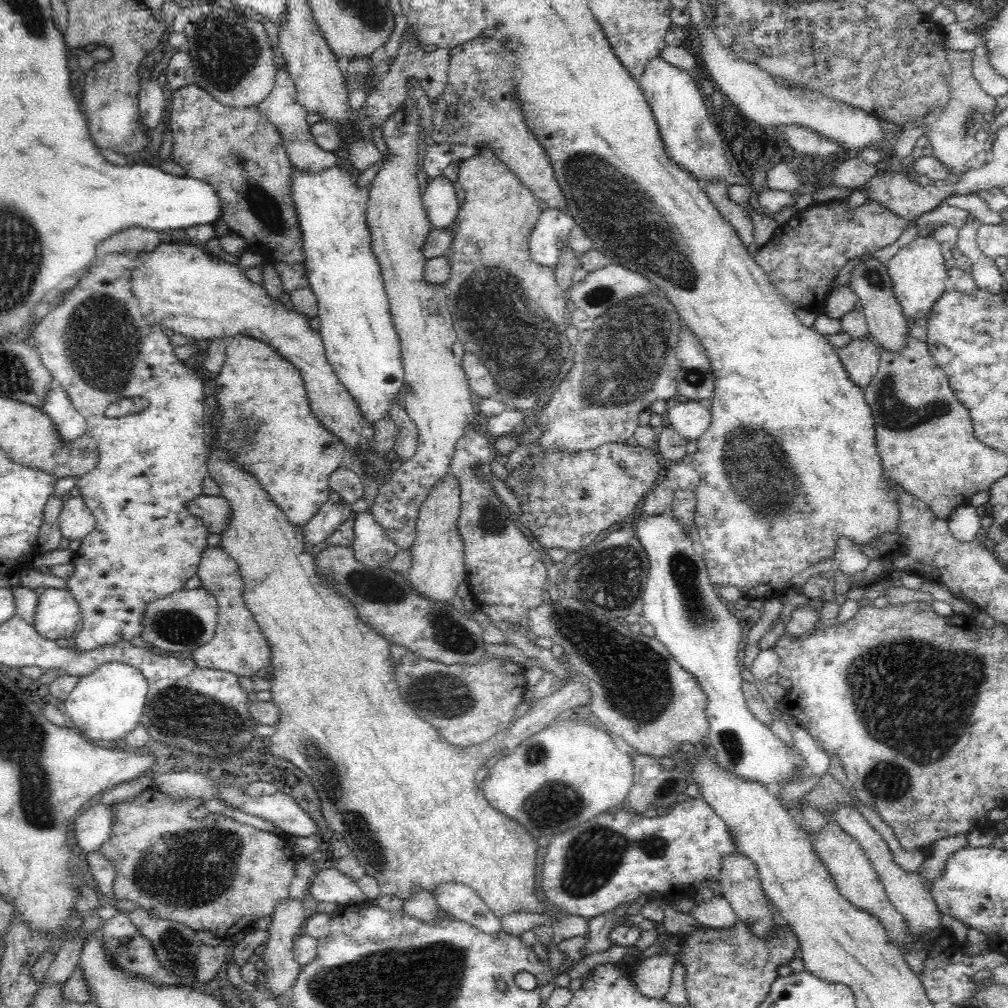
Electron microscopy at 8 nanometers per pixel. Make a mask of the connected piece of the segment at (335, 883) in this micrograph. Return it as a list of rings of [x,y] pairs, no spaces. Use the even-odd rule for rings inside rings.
[[[327,868],[311,879],[309,893],[320,902],[332,902],[338,906],[361,904],[366,900],[356,879],[346,876],[337,868]]]

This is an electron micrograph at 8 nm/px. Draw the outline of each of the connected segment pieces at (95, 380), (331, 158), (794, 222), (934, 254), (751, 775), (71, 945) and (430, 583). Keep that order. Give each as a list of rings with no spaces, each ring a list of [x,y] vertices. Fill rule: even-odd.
[[[136,250],[122,252],[122,254],[110,252],[110,254],[106,254],[107,258],[104,258],[104,261],[98,266],[90,265],[88,271],[77,282],[74,282],[69,295],[59,305],[54,306],[41,321],[34,323],[29,331],[29,335],[34,338],[35,349],[38,351],[44,366],[51,372],[54,382],[66,391],[74,409],[85,418],[87,433],[96,441],[98,447],[98,465],[90,474],[80,477],[77,482],[81,498],[95,516],[95,528],[91,534],[82,538],[82,545],[74,556],[74,574],[70,580],[66,581],[66,588],[73,594],[81,609],[80,628],[71,641],[72,648],[76,649],[77,652],[87,652],[99,646],[116,644],[120,641],[131,641],[132,638],[141,636],[142,619],[145,611],[148,610],[148,604],[180,590],[190,578],[196,576],[202,553],[209,547],[210,533],[208,533],[208,529],[202,520],[196,519],[188,511],[188,502],[204,496],[203,482],[209,476],[206,464],[206,442],[204,441],[204,379],[200,367],[190,368],[184,360],[176,357],[174,354],[175,346],[171,345],[171,340],[164,333],[160,321],[154,320],[153,316],[145,317],[142,314],[141,306],[133,294],[132,285],[129,284],[130,272],[138,264],[138,254],[140,252]],[[136,396],[148,400],[148,407],[144,411],[118,418],[109,418],[104,415],[104,411],[110,404],[114,404],[122,398],[136,398]]]
[[[284,69],[277,70],[275,83],[272,92],[257,106],[259,111],[269,118],[269,122],[278,132],[282,132],[284,148],[289,154],[289,159],[298,171],[327,171],[329,167],[336,164],[336,156],[332,152],[327,152],[323,147],[315,143],[315,139],[310,134],[310,126],[306,124],[306,114],[304,107],[297,101],[297,90],[295,84],[290,80],[289,72]]]
[[[844,196],[840,200],[832,200],[828,203],[812,204],[802,211],[797,211],[786,220],[784,225],[779,225],[774,230],[774,236],[764,246],[758,247],[758,250],[751,255],[765,271],[778,296],[791,306],[792,310],[808,309],[816,313],[816,316],[826,315],[825,300],[834,290],[833,284],[840,276],[842,268],[854,258],[873,255],[877,250],[894,244],[908,224],[907,220],[890,212],[879,202],[868,199],[860,206],[848,206],[847,198],[848,196]]]
[[[918,235],[901,248],[886,264],[893,282],[893,293],[900,303],[910,336],[927,344],[927,322],[933,303],[946,290],[950,290],[949,275],[944,265],[940,243],[928,235]]]
[[[638,512],[629,521],[628,528],[644,547],[650,564],[643,590],[642,619],[652,624],[655,638],[666,646],[676,662],[696,679],[704,690],[705,696],[708,697],[705,707],[705,717],[709,722],[708,742],[716,751],[717,764],[725,772],[732,773],[733,776],[740,777],[744,781],[760,784],[786,782],[788,778],[792,778],[790,774],[794,774],[798,766],[806,768],[806,762],[794,746],[788,747],[748,710],[741,685],[743,683],[741,668],[738,668],[736,659],[738,642],[744,633],[738,620],[730,614],[730,608],[726,608],[726,604],[722,604],[722,600],[718,600],[718,596],[714,594],[715,588],[708,579],[706,561],[698,552],[693,536],[686,534],[683,525],[673,518],[671,512],[646,517],[644,514],[640,516]]]
[[[74,937],[69,941],[61,943],[61,948],[56,952],[54,961],[50,964],[43,980],[38,982],[38,987],[42,984],[63,984],[73,974],[78,965],[81,949],[84,945],[82,939]]]
[[[446,475],[422,504],[417,520],[416,542],[409,549],[412,553],[412,566],[405,573],[408,582],[423,598],[436,603],[452,605],[456,590],[465,583],[466,569],[464,568],[463,543],[456,522],[461,510],[460,488],[454,475]]]

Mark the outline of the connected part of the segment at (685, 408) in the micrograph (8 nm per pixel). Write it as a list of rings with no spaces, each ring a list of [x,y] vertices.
[[[681,400],[666,411],[665,422],[688,441],[695,441],[710,426],[711,412],[698,401]]]

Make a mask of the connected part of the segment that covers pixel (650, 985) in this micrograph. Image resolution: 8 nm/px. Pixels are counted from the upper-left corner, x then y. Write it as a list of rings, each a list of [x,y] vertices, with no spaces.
[[[669,952],[656,954],[636,963],[631,969],[631,978],[644,996],[664,999],[671,990],[674,956]]]

